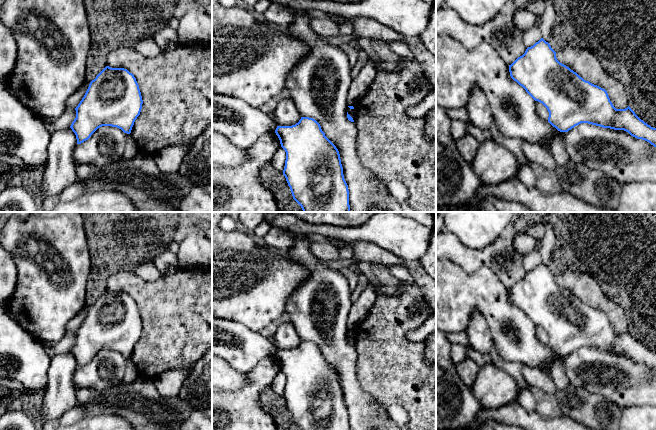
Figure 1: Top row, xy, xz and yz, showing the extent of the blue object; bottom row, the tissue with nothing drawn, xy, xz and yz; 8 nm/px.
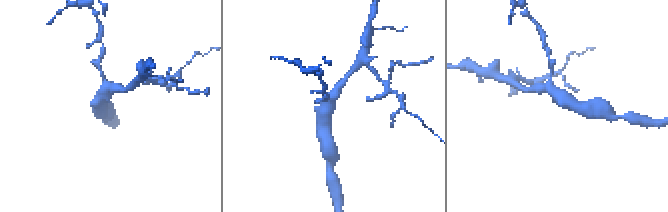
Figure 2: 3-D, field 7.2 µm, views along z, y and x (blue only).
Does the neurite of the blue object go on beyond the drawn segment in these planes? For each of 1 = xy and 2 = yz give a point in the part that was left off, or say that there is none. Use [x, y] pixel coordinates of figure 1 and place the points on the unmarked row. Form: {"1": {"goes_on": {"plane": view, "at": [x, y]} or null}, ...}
{"1": {"goes_on": null}, "2": {"goes_on": null}}

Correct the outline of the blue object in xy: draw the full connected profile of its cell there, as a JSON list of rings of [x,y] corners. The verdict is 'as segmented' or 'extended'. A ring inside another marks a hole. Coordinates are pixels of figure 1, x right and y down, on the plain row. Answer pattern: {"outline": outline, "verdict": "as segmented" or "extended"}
{"outline": [[[106,290],[94,304],[75,332],[76,342],[70,352],[76,359],[77,368],[88,364],[91,359],[102,350],[112,350],[130,358],[135,344],[142,333],[142,320],[136,302],[124,292]]], "verdict": "as segmented"}

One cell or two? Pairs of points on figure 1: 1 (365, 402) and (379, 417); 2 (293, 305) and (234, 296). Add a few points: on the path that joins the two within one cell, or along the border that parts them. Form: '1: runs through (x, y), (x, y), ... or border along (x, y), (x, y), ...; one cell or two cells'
1: runs through (368, 406), (375, 413); one cell
2: border along (299, 285), (285, 304), (284, 311); two cells

